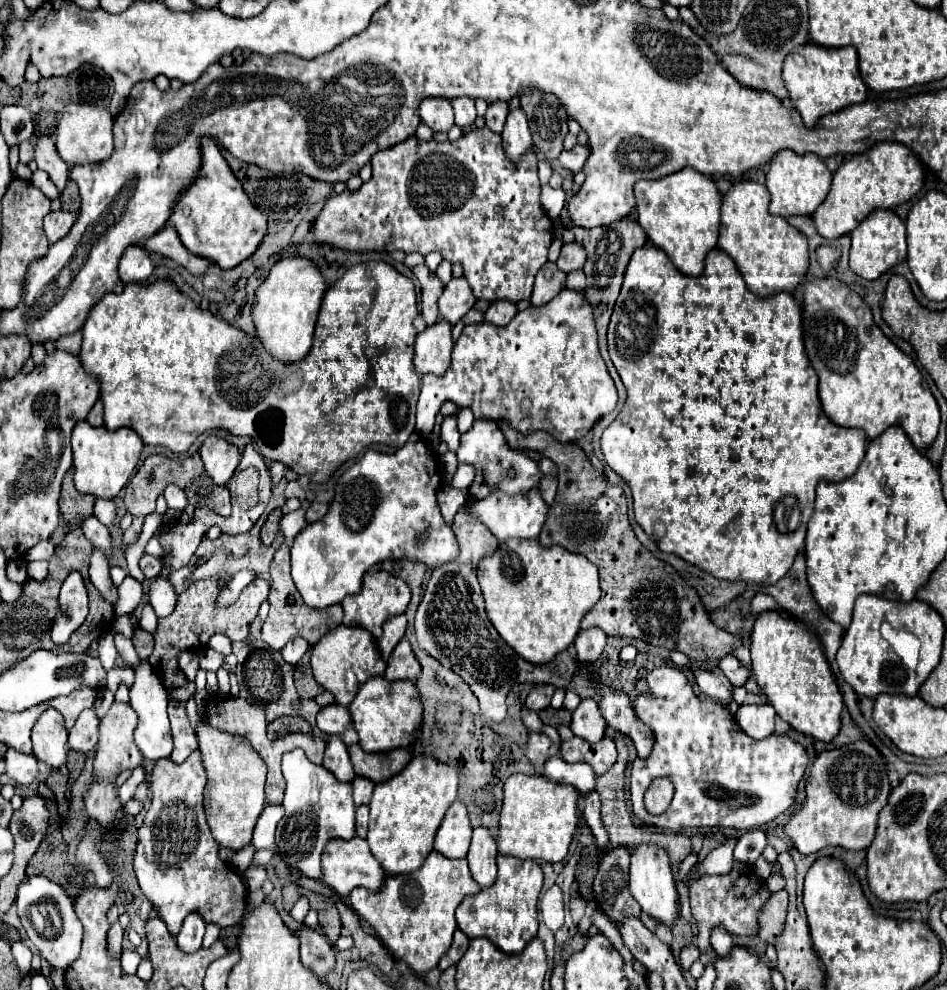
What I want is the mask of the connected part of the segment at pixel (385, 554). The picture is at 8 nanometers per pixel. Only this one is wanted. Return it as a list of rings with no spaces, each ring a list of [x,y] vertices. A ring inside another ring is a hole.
[[[412,433],[408,443],[396,453],[378,453],[374,449],[366,451],[350,469],[346,469],[334,491],[328,513],[310,525],[306,525],[294,539],[290,548],[291,576],[308,607],[324,609],[328,605],[340,603],[346,595],[358,593],[362,585],[362,575],[378,563],[408,559],[414,563],[424,563],[428,571],[438,569],[444,563],[456,561],[458,541],[452,529],[444,523],[438,505],[438,489],[442,485],[442,465],[434,455],[428,439],[420,433]],[[428,531],[426,543],[418,545],[416,535]]]

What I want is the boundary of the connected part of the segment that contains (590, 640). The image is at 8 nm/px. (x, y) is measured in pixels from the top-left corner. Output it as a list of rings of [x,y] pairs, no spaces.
[[[600,629],[580,631],[574,641],[580,661],[596,661],[600,657],[604,645],[606,645],[606,635],[600,633]]]

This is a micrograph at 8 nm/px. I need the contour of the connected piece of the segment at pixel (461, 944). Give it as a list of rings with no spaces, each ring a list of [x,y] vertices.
[[[456,929],[456,931],[454,931],[452,947],[450,947],[450,949],[448,949],[448,953],[440,959],[438,969],[440,969],[440,971],[444,971],[444,969],[448,969],[450,965],[456,965],[456,963],[460,961],[460,957],[466,953],[468,943],[470,943],[470,937],[468,937],[468,935],[464,935],[460,929]]]

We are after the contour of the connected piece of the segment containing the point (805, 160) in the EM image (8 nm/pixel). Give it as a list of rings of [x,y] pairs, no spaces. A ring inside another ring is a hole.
[[[782,149],[778,151],[770,163],[768,163],[768,171],[766,171],[766,187],[770,191],[770,213],[780,215],[780,217],[788,217],[788,215],[812,215],[814,209],[824,201],[824,197],[828,195],[830,189],[830,181],[832,181],[832,173],[828,171],[826,163],[812,155],[798,155],[794,151]]]

